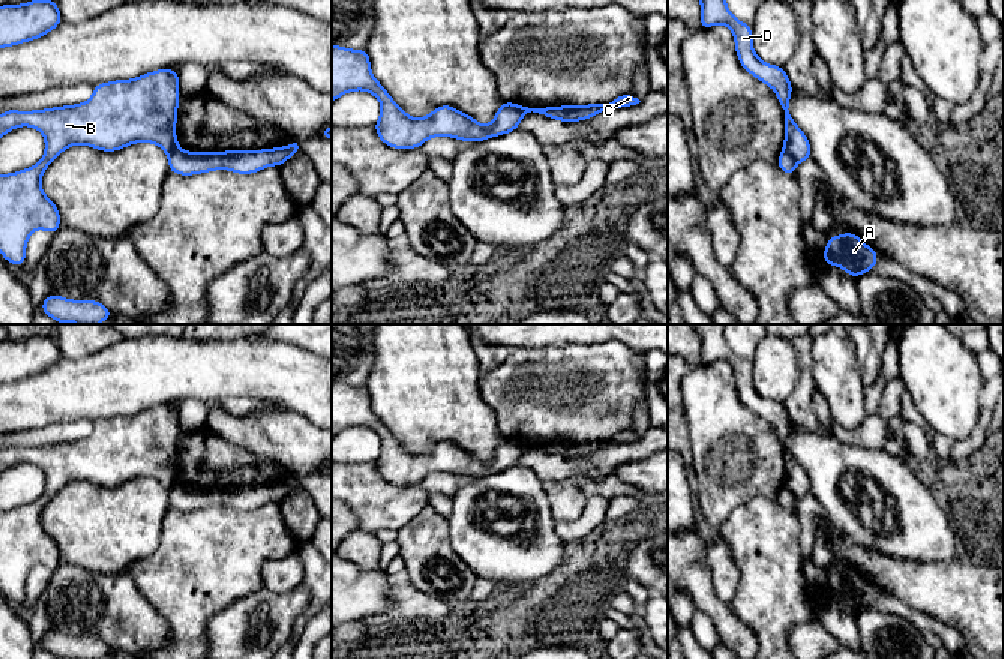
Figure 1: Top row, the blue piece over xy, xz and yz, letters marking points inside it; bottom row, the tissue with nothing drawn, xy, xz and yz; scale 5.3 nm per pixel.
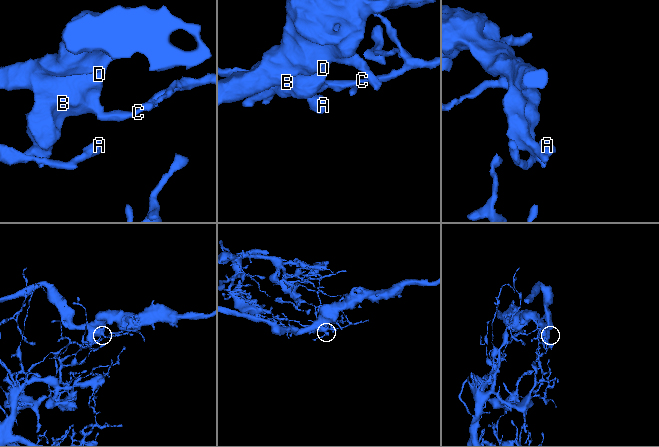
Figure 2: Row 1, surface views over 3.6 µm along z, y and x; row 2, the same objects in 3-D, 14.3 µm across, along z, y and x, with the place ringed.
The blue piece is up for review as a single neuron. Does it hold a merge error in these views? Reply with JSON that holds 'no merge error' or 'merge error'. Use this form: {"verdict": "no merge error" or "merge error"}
{"verdict": "merge error"}

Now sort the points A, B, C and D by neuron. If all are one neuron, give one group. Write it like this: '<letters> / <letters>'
A C / B D

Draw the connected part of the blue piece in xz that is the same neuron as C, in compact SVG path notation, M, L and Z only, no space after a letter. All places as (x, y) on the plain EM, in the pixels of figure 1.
M621 431L608 440L590 440L590 441L563 441L563 443L543 443L543 444L528 444L513 438L509 438L510 443L518 444L522 450L527 449L539 449L549 455L563 456L566 459L579 458L585 455L591 455L593 452L621 443L633 443L641 437L633 431Z

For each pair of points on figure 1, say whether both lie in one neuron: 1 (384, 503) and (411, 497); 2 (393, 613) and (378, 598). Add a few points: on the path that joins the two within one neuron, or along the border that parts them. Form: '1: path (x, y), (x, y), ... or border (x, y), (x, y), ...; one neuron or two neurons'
1: path (390, 503), (405, 502); one neuron
2: border (392, 589), (389, 592), (390, 605), (362, 620); two neurons

